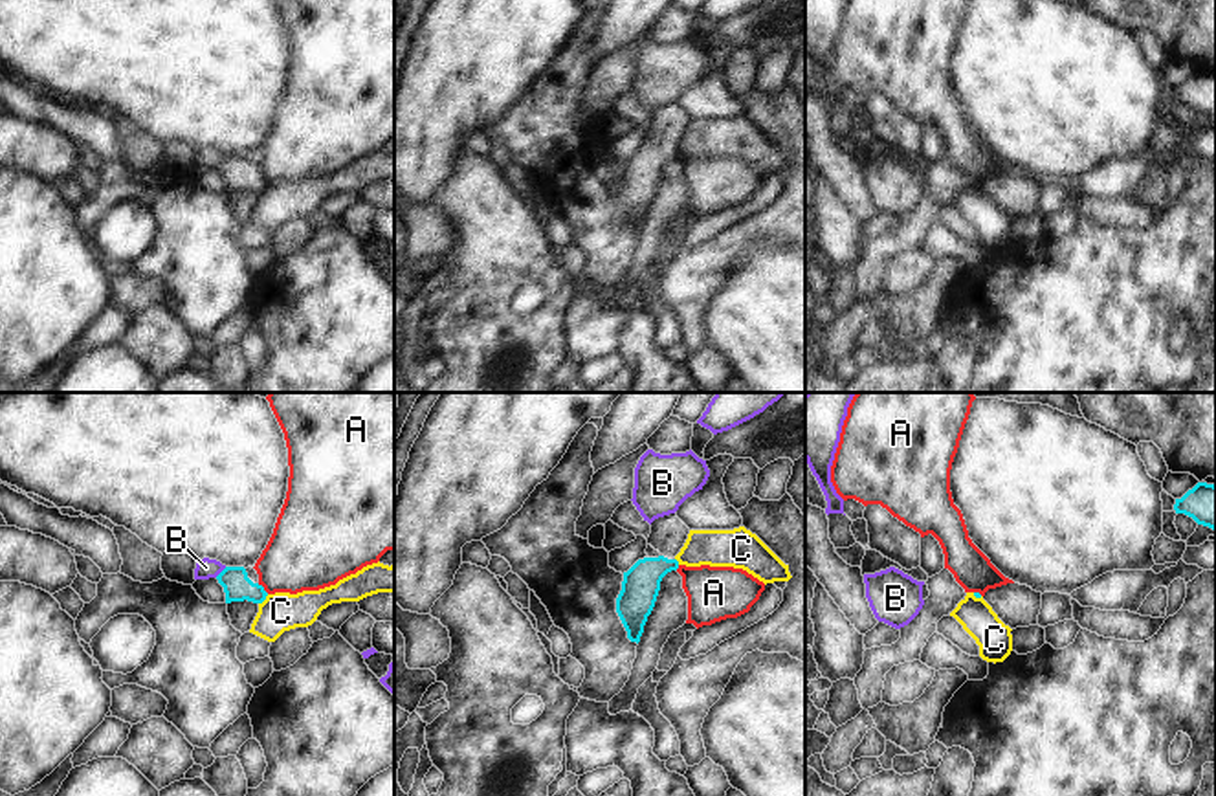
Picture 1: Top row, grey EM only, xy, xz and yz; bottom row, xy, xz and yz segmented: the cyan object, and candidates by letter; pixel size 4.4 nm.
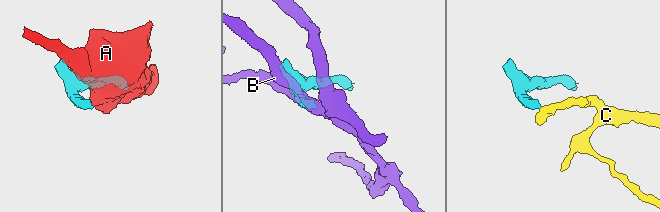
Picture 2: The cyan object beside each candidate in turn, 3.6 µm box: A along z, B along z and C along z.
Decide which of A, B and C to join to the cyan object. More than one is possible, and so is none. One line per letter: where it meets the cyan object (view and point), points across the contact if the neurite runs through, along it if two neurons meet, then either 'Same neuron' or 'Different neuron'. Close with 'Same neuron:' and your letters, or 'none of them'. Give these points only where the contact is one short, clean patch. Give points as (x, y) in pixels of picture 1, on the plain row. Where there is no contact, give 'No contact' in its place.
A: Touches cyan at xy (263, 176). Boundary: xy (257, 173), (268, 182). Different neuron
B: Touches cyan at xy (222, 160). Different neuron
C: Touches cyan at xy (263, 189). Boundary: xy (268, 184), (259, 193). Different neuron
Same neuron: none of them.

